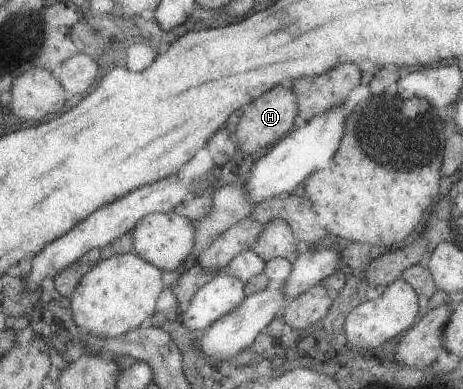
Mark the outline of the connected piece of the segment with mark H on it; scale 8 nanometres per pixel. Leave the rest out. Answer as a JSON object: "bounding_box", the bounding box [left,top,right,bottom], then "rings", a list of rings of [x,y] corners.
{"bounding_box":[234,85,297,155],"rings":[[[276,85],[262,93],[258,99],[250,101],[244,109],[242,115],[236,123],[234,131],[235,150],[240,150],[246,155],[254,155],[264,149],[270,148],[276,141],[284,138],[297,124],[297,102],[290,87]]]}

